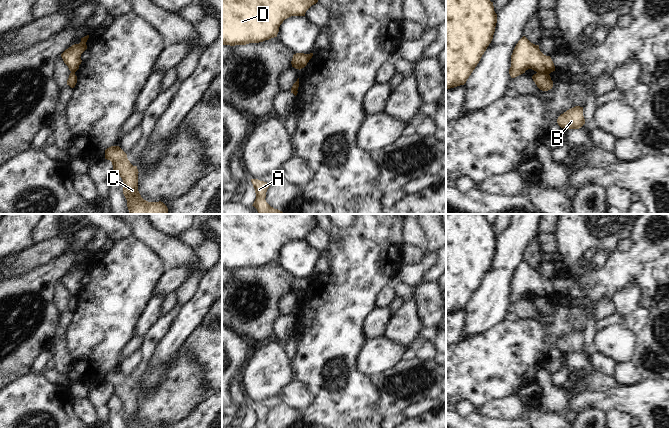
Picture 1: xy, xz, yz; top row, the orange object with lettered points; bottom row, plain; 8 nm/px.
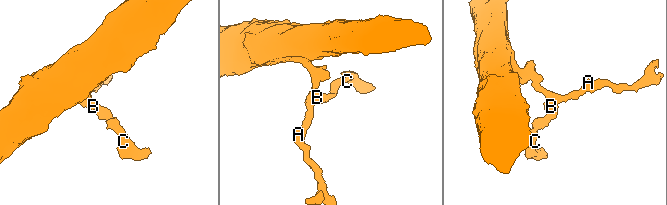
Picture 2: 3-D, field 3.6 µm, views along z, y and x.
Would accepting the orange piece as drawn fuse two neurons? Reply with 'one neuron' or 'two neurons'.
two neurons

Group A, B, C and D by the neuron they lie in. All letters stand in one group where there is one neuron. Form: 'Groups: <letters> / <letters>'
Groups: A B C / D

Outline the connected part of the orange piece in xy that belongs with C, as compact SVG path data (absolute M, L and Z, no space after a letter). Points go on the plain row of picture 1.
M111 370L105 374L105 383L110 384L113 394L118 396L123 404L123 418L127 428L164 428L163 426L148 426L138 415L138 393L127 382L127 378L119 370Z

